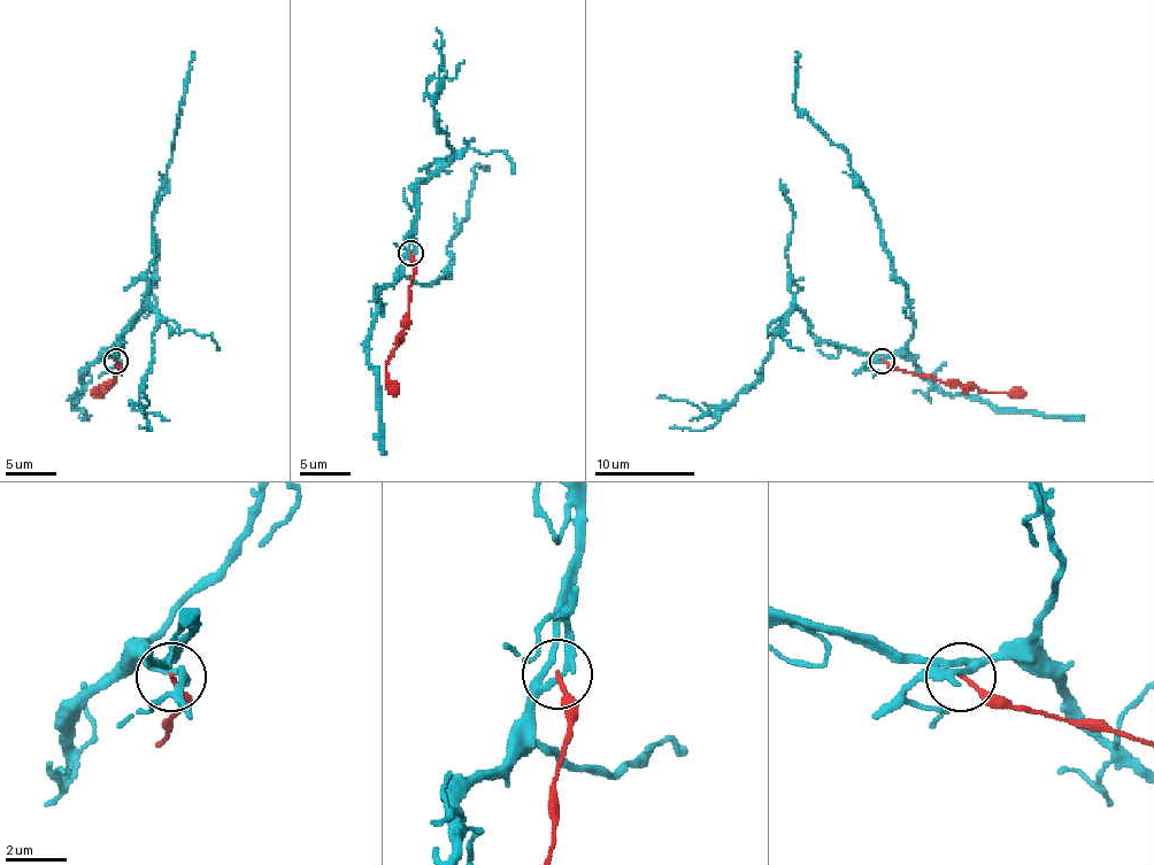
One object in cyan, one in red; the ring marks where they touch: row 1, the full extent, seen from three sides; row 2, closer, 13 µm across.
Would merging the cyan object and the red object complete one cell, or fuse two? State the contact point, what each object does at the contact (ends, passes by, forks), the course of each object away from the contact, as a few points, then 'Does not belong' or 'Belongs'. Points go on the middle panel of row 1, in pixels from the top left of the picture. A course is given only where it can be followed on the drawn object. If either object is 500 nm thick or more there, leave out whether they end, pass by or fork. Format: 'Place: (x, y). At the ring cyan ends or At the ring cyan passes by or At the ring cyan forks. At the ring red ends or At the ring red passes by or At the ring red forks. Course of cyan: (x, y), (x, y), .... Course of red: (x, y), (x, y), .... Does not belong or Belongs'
Place: (410, 253). At the ring cyan passes by. At the ring red ends. Course of cyan: (412, 253), (406, 276), (441, 278), (476, 165), (489, 165). Course of red: (412, 253), (414, 271), (404, 341), (386, 367), (386, 386), (395, 396). Does not belong

